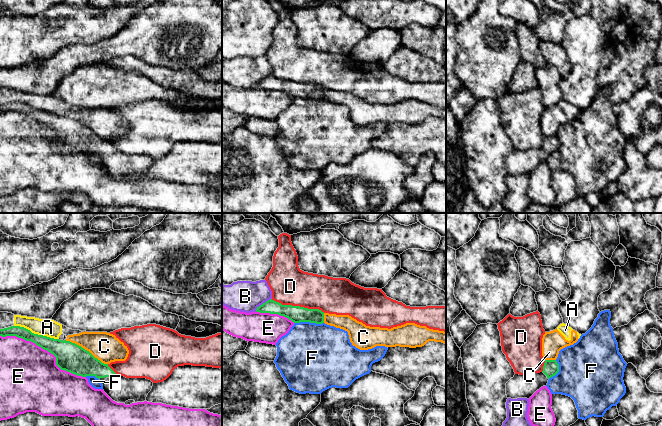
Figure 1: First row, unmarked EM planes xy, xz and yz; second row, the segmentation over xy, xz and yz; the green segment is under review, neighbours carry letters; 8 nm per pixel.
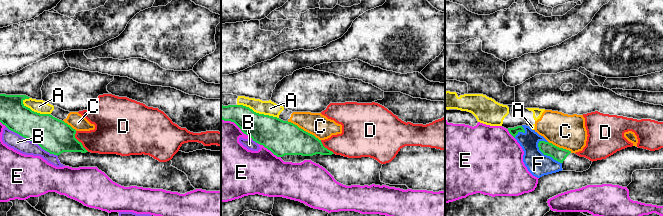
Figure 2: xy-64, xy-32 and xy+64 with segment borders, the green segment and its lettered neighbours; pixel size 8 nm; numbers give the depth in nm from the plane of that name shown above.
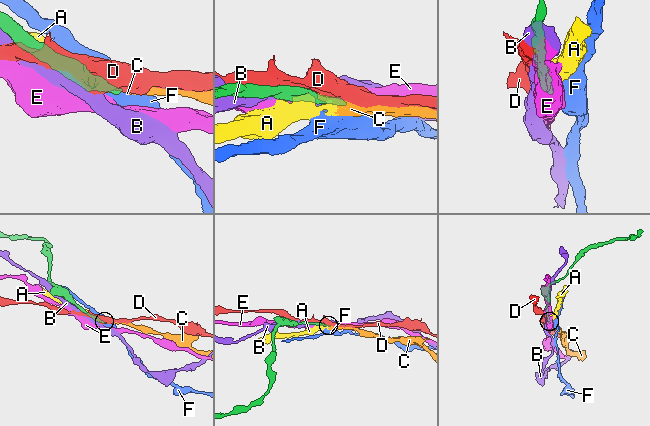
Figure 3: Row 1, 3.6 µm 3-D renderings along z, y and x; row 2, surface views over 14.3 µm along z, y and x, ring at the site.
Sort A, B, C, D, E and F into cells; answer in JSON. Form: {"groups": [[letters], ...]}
{"groups": [["A", "C"], ["B"], ["D"], ["E"], ["F"]]}

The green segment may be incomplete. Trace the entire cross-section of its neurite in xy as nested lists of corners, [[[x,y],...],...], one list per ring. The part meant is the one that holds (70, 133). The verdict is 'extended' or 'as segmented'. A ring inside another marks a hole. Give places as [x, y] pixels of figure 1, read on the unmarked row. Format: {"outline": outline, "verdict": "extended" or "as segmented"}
{"outline": [[[20,102],[0,105],[0,112],[16,112],[35,119],[56,133],[56,141],[61,146],[82,153],[95,152],[101,157],[104,168],[117,179],[128,176],[144,178],[152,165],[151,156],[117,151],[108,140],[102,139],[89,127],[70,117],[34,110]]], "verdict": "extended"}

